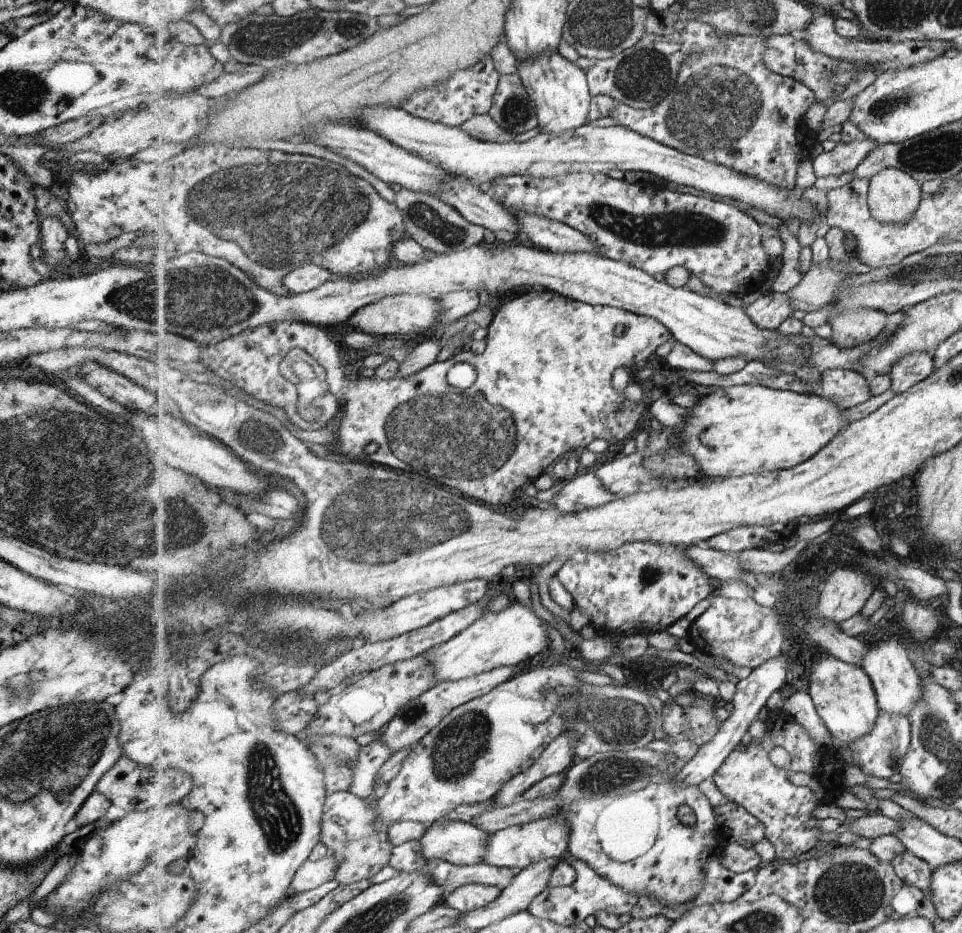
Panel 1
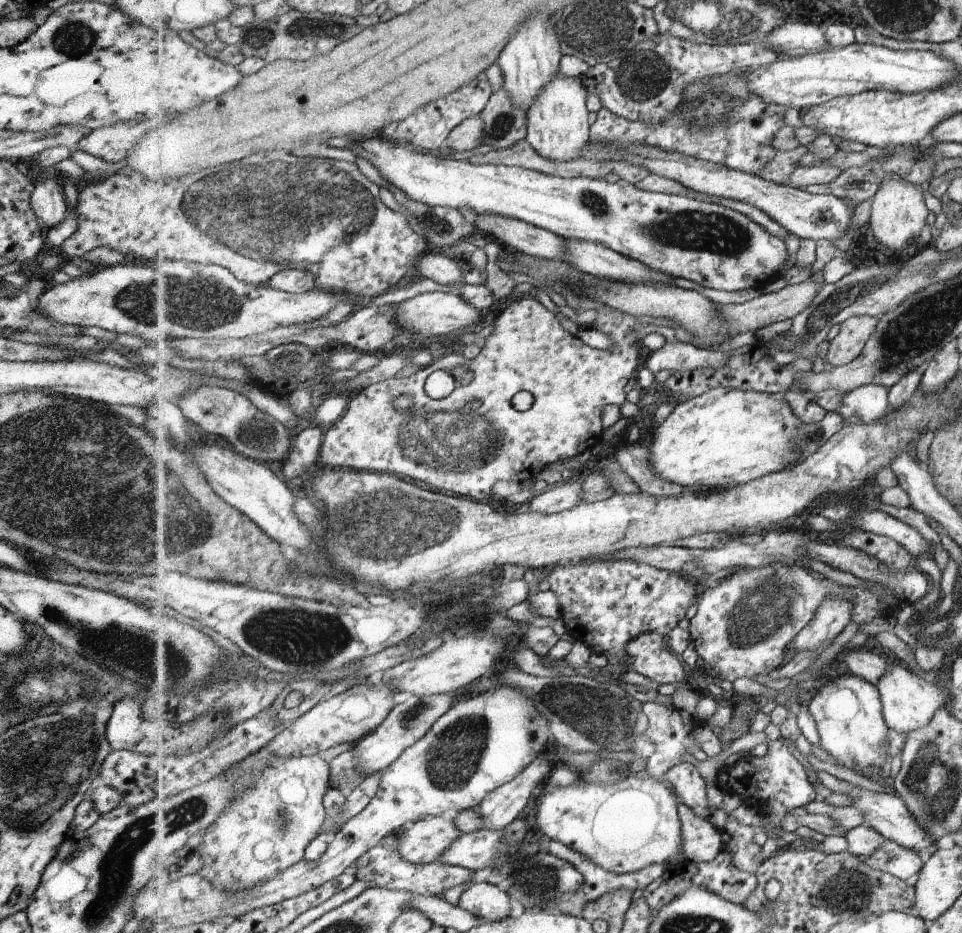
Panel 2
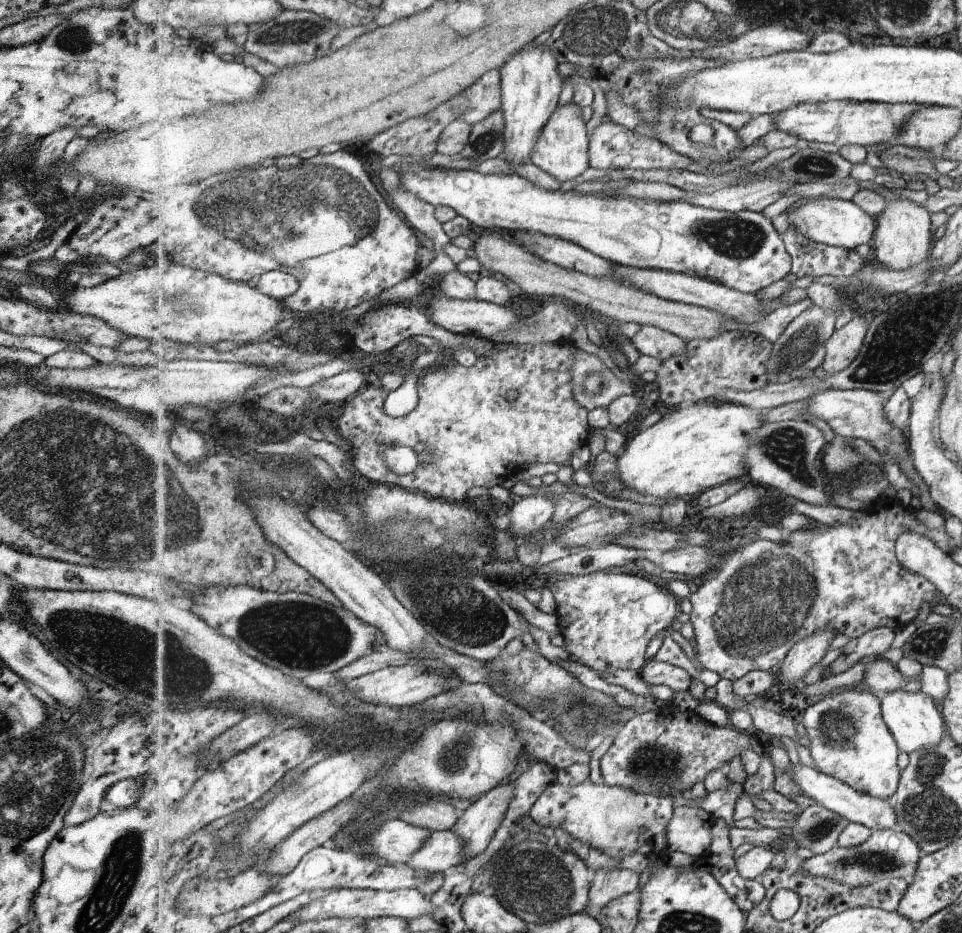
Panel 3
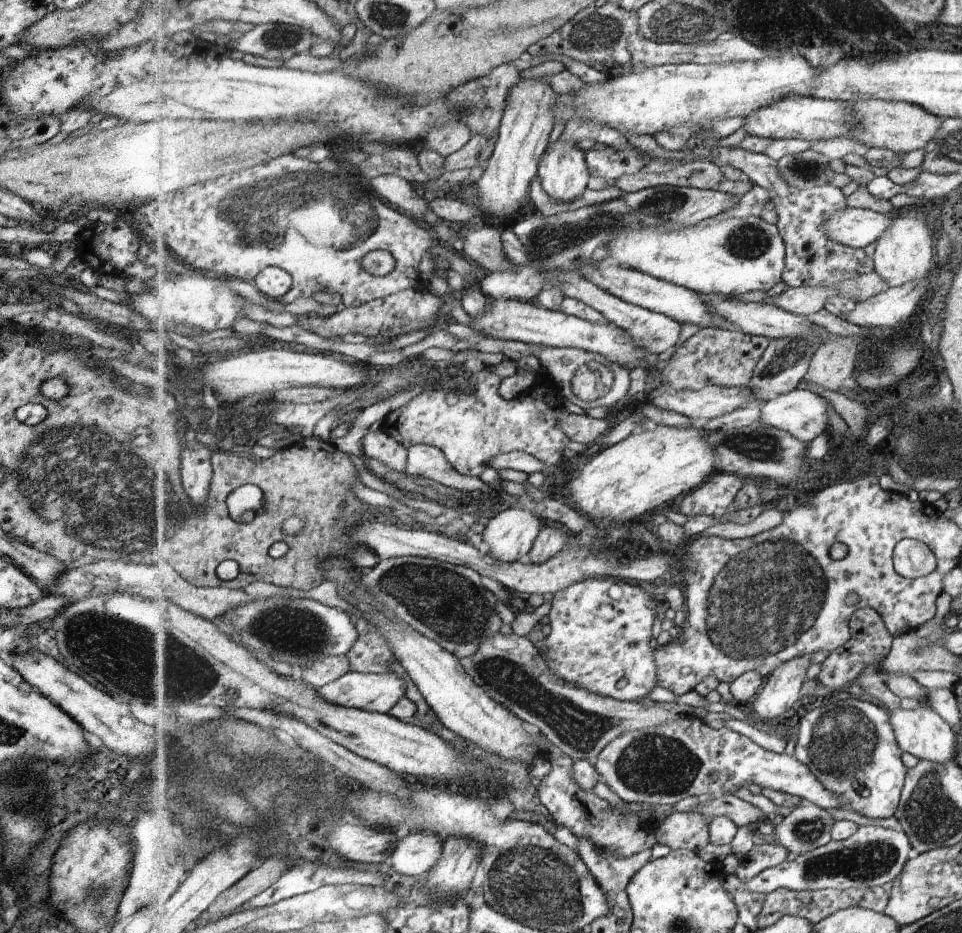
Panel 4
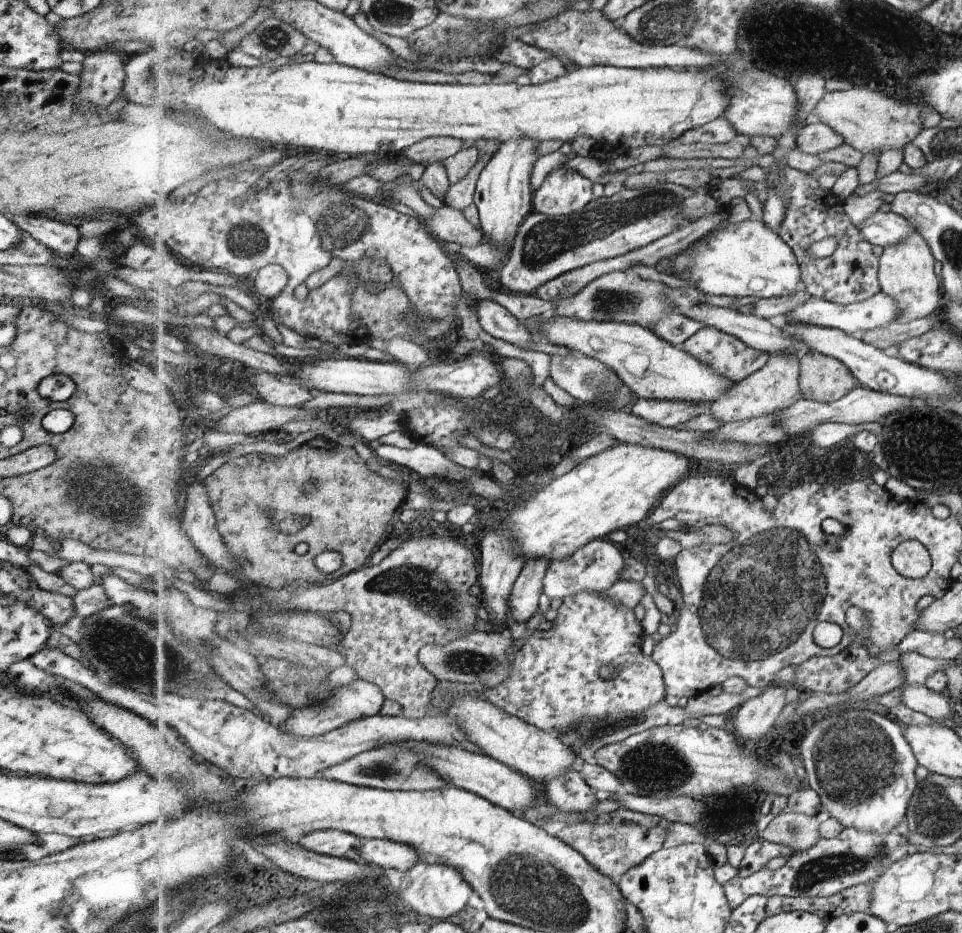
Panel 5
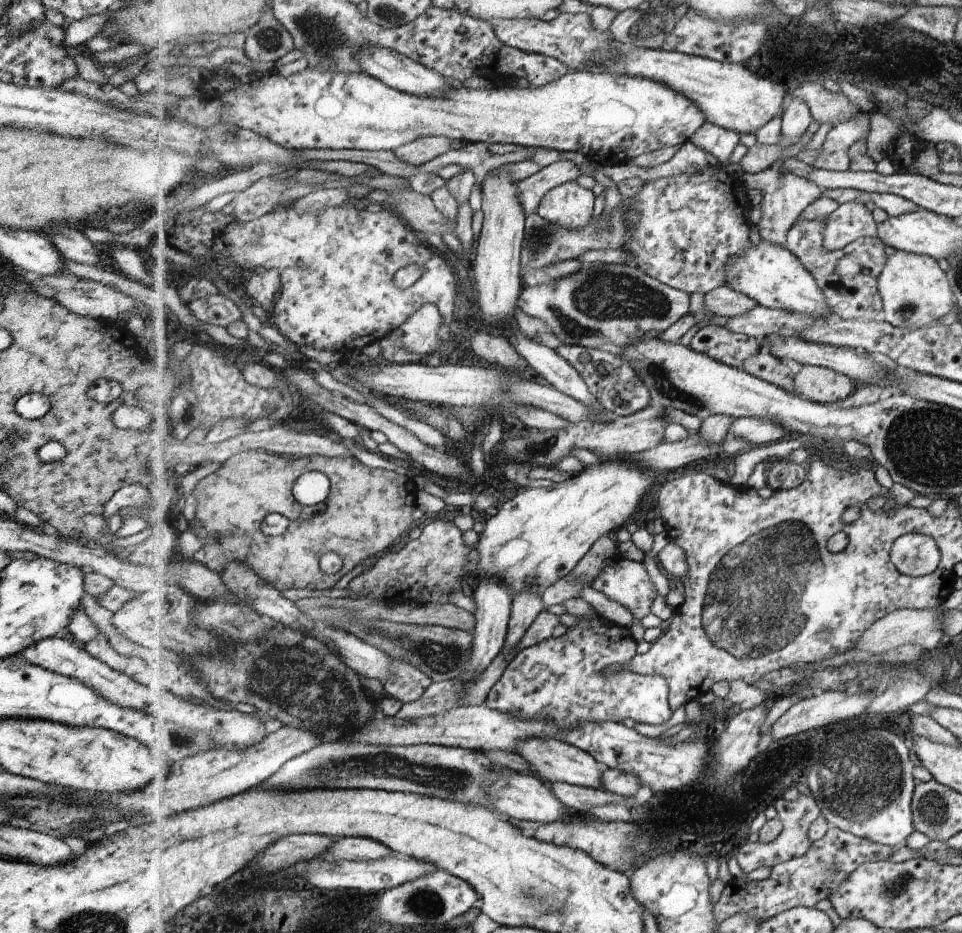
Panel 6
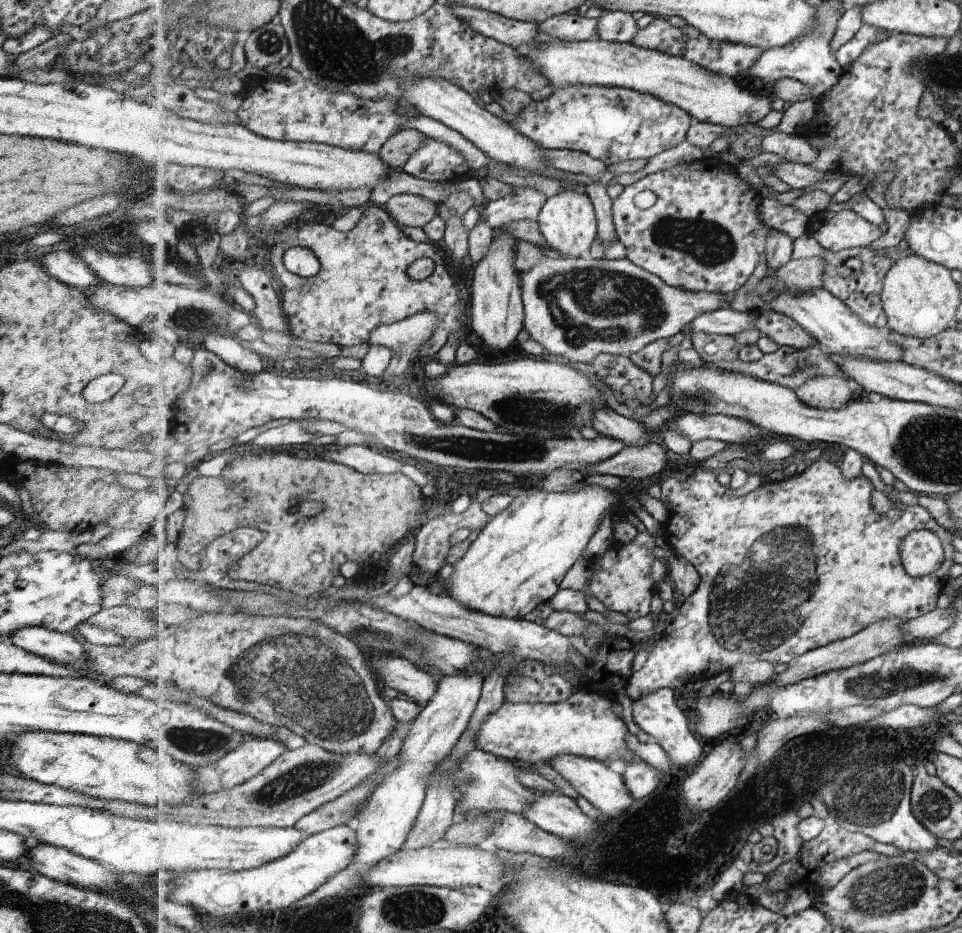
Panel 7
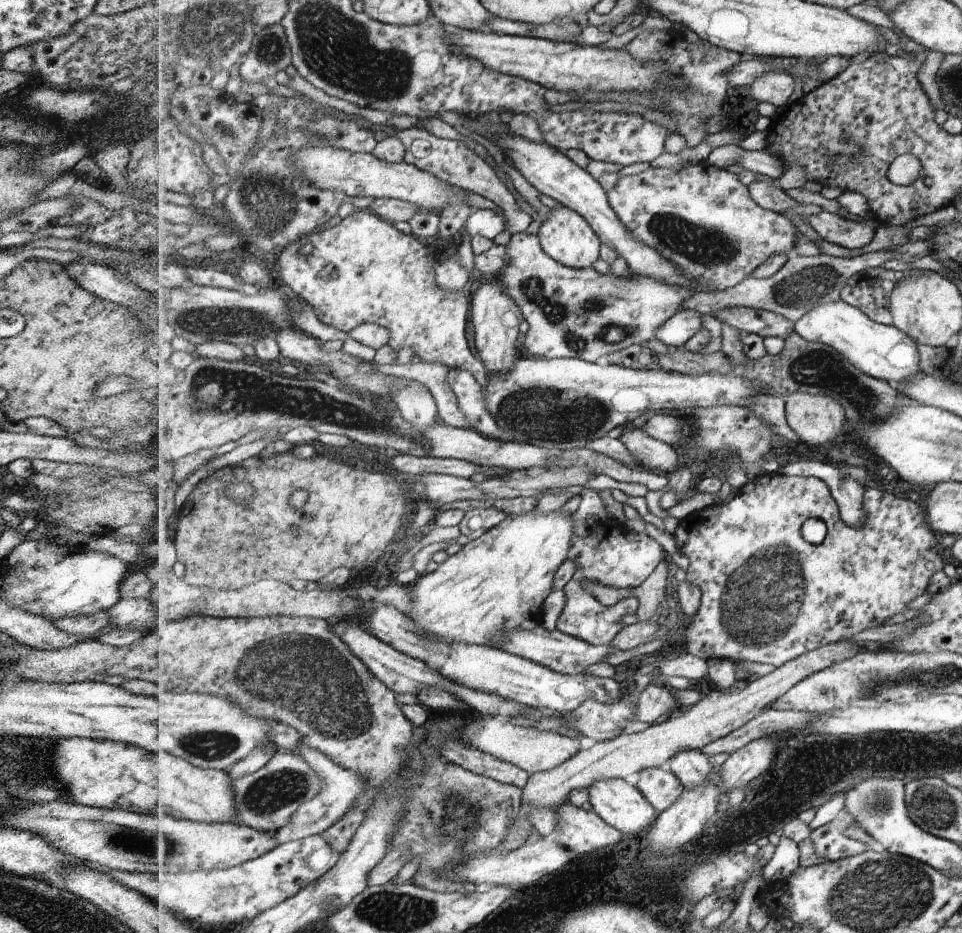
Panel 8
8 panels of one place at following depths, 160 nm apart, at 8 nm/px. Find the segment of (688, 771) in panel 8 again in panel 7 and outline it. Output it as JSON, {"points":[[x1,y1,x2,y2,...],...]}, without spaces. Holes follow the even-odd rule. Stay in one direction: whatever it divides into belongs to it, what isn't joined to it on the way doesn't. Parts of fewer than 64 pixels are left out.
{"points":[[661,687,633,701,632,717,633,721,648,735,652,740,658,742,668,753,671,762,675,766,681,766,686,771,691,771,702,762,705,753,701,742,693,736,689,730,687,716,683,710,675,704,675,693,669,687]]}

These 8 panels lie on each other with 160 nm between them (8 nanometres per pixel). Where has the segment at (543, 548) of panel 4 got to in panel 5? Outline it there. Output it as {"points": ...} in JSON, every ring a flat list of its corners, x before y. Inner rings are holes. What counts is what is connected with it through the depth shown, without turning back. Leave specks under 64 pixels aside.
{"points":[[529,559,512,588,510,615,519,622,528,623,539,610,539,598,544,593,544,578,550,562,547,559]]}

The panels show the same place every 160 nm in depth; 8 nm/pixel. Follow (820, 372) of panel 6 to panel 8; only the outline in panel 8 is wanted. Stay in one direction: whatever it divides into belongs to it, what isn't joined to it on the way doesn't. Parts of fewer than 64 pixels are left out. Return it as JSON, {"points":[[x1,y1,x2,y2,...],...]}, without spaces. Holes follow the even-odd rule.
{"points":[[806,392,786,396,785,416,787,423,799,436,800,441,812,447,839,441,843,437,848,422,845,407,835,397]]}

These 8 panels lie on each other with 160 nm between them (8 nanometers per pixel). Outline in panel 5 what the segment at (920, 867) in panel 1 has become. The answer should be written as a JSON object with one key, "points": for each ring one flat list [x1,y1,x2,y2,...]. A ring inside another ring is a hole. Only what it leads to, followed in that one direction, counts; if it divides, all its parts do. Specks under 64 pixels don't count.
{"points":[[849,827,837,838,822,838,813,848,798,850,778,869,765,867,748,877,737,874,723,884,726,897,733,909,739,908,742,901,753,895,828,899,861,883,873,883,885,875,891,866,909,854,909,843,908,838,898,833,881,834]]}

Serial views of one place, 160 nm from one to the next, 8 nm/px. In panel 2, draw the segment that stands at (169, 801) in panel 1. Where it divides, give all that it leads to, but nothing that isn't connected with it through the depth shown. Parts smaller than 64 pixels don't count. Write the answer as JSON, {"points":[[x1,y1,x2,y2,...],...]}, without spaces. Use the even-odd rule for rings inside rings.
{"points":[[278,706,265,707,257,716,233,727,223,738,213,741,198,753,183,757,145,756,131,751,111,750,106,754,98,770,98,778,94,779,99,780,106,787,114,788,120,794,121,806,136,807,157,797,174,797,194,786,210,781,234,765,247,760,257,751,264,749,273,738,294,722,293,720,287,722,278,720,277,711]]}

